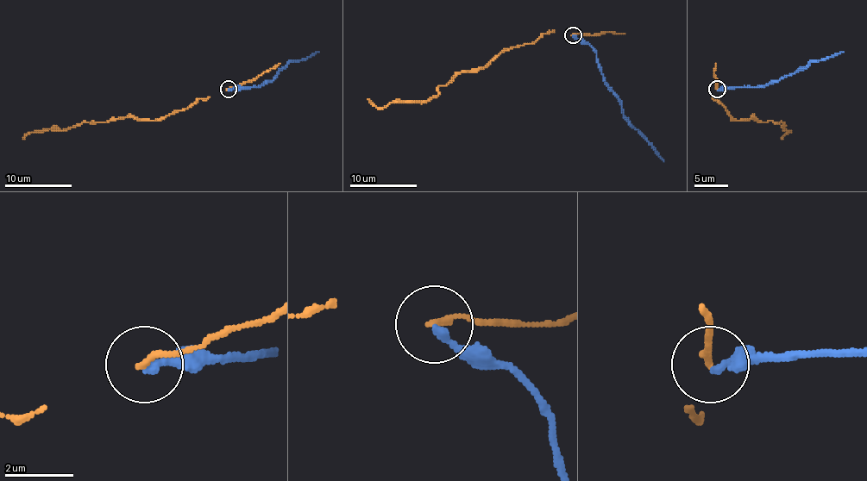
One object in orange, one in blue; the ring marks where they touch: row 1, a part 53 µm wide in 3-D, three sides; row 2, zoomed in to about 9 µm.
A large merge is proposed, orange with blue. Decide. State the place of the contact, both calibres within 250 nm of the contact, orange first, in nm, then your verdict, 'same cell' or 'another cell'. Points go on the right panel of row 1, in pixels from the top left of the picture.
place (717, 89); calibres 190 and 220 nm; another cell

